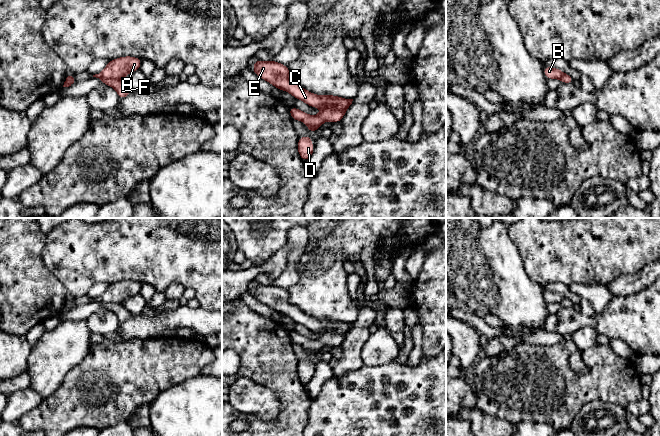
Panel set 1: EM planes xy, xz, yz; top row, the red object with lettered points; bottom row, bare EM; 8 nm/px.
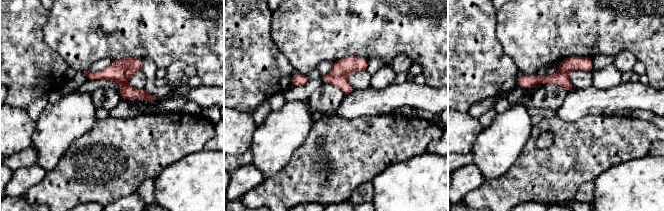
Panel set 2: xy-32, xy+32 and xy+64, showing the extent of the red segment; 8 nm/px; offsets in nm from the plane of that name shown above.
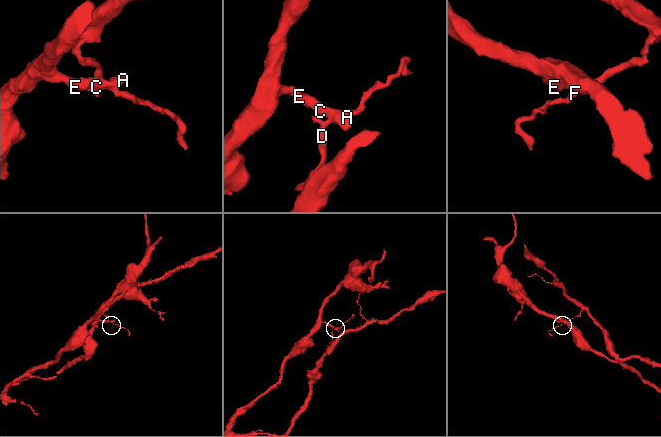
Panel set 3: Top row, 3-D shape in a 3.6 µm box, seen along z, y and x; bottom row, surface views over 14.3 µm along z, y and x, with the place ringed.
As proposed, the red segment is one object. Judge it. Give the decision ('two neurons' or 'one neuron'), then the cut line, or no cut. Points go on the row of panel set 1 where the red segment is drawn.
two neurons | xy (99, 77), (121, 80)

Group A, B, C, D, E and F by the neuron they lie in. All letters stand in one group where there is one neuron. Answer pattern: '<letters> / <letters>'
A B C E / D F

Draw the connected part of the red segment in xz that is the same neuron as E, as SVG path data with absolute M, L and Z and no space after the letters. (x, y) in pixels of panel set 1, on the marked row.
M257 59L253 65L253 72L278 90L290 93L293 97L313 108L347 111L353 101L353 99L345 99L334 95L316 95L311 93L290 79L288 66L273 60L261 61Z

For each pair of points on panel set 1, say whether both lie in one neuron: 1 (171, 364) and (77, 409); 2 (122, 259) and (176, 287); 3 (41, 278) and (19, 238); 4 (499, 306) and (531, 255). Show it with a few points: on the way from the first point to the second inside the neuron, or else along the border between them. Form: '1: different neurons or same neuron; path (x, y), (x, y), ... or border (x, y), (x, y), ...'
1: same neuron; path (148, 366), (134, 373), (107, 381), (100, 388)
2: different neurons; border (185, 287), (173, 281), (163, 291)
3: same neuron; path (31, 268), (19, 256), (19, 248)
4: different neurons; border (515, 244), (525, 272), (538, 284)

